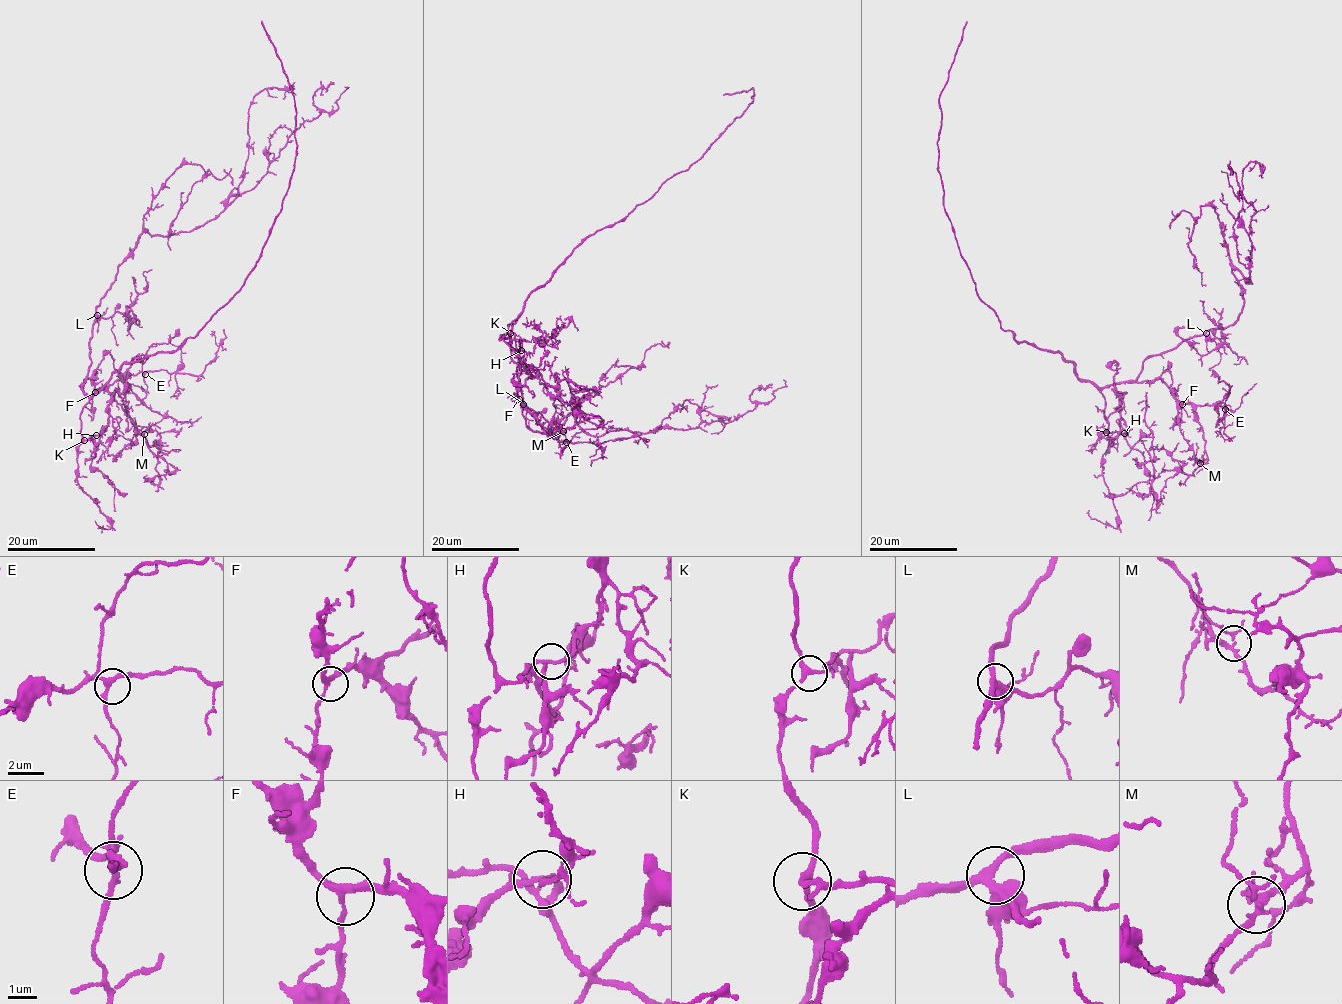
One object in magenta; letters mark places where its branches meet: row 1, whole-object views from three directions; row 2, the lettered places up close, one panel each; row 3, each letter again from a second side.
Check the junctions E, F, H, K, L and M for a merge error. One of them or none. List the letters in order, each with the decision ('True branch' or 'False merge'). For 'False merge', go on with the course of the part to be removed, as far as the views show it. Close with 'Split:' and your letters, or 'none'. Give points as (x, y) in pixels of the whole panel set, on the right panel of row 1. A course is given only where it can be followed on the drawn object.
E: True branch
F: True branch
H: False merge. Course of the part to remove: (1124, 433), (1128, 427), (1120, 415), (1123, 393), (1116, 393), (1114, 374), (1118, 363), (1111, 367), (1120, 367)
K: True branch
L: True branch
M: True branch
Split: H

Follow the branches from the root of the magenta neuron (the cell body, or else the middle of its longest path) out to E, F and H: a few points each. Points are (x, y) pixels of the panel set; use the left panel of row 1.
E: (93, 393), (89, 396), (82, 388), (93, 372), (95, 391), (125, 376), (145, 374)
F: (93, 393), (89, 396), (82, 388), (93, 372), (95, 392)
H: (93, 393), (80, 420), (84, 439), (96, 435)

